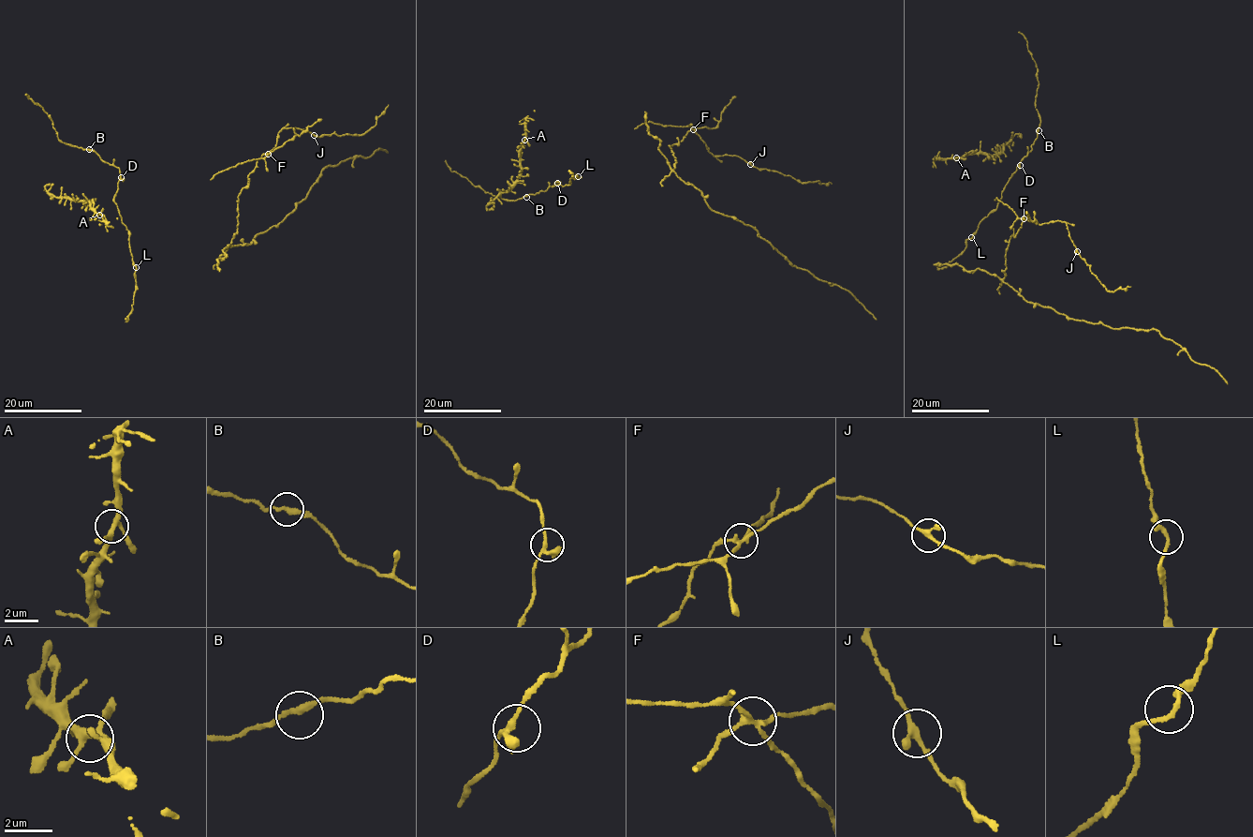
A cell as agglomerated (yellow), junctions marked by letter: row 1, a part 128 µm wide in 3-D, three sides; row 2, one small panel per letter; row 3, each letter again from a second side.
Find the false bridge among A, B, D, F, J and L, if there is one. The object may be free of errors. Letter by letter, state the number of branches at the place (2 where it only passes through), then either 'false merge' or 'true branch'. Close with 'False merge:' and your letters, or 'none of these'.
A: 4 | true branch
B: 2 | true branch
D: 3 | true branch
F: 4 | false merge
J: 2 | true branch
L: 2 | true branch
False merge: F

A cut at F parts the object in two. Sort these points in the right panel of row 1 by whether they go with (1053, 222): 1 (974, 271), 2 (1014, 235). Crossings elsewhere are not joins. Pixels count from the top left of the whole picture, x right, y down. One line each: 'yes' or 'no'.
1: no
2: no

